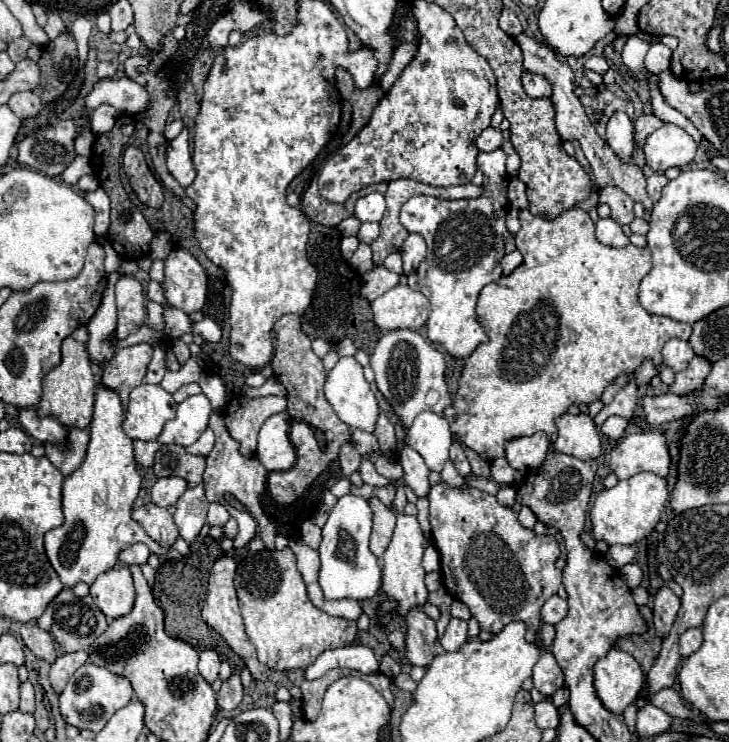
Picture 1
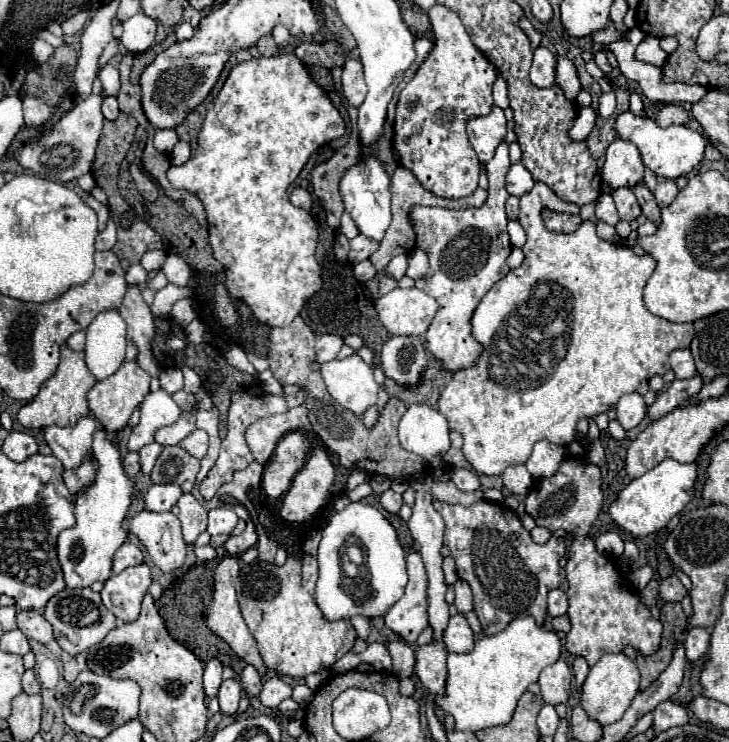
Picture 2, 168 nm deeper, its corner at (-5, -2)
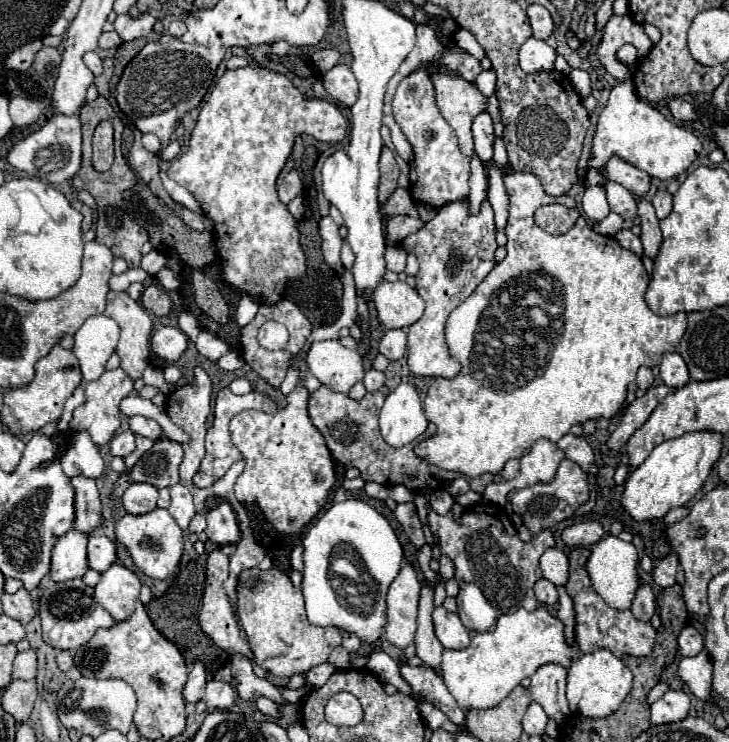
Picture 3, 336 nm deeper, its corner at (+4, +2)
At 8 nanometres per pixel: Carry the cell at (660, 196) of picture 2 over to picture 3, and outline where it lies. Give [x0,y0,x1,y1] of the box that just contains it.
[653,190,673,220]

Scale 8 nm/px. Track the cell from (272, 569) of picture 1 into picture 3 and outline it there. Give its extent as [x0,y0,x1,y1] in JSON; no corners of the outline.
[237,568,341,678]

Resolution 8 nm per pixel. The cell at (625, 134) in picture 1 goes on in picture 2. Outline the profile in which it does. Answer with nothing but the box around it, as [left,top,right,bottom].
[602,138,644,188]

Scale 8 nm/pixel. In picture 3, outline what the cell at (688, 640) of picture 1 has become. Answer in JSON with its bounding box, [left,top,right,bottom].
[679,626,703,656]

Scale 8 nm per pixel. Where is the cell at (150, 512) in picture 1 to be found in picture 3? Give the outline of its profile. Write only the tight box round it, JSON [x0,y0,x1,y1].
[115,508,183,580]

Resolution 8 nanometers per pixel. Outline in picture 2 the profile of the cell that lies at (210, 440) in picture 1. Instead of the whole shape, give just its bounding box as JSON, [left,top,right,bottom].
[180,430,208,458]

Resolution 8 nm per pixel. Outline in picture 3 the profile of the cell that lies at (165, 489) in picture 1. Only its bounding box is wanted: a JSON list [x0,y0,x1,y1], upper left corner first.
[123,484,157,514]

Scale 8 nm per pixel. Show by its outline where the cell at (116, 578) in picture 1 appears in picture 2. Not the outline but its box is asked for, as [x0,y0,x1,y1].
[100,564,152,622]

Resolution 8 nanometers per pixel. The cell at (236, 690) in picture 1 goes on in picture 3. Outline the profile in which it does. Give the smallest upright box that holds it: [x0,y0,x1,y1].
[203,680,235,712]

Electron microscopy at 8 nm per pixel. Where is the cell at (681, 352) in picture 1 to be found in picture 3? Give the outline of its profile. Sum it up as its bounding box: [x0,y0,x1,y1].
[659,352,689,388]

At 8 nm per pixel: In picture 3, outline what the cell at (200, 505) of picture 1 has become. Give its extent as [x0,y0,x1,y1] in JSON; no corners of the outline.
[169,484,195,530]

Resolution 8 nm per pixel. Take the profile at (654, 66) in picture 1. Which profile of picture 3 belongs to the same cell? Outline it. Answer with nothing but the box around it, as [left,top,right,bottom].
[617,44,637,64]

